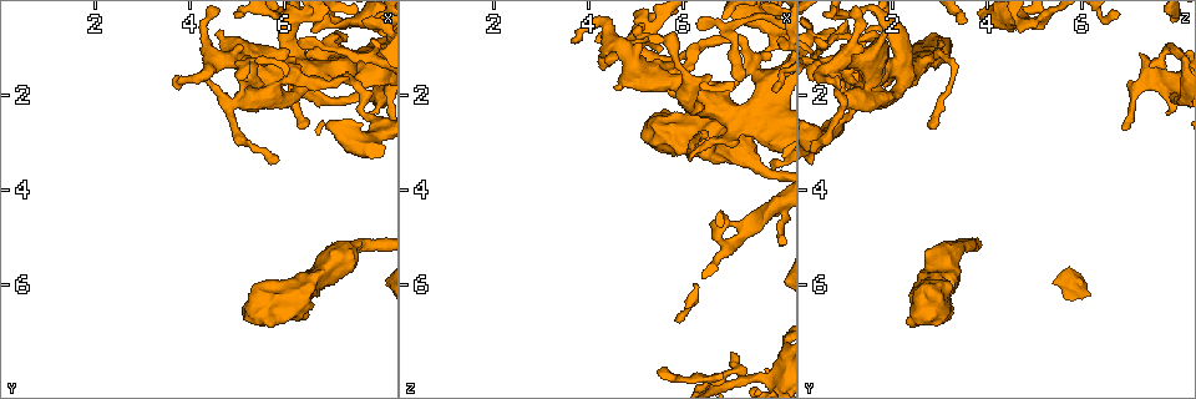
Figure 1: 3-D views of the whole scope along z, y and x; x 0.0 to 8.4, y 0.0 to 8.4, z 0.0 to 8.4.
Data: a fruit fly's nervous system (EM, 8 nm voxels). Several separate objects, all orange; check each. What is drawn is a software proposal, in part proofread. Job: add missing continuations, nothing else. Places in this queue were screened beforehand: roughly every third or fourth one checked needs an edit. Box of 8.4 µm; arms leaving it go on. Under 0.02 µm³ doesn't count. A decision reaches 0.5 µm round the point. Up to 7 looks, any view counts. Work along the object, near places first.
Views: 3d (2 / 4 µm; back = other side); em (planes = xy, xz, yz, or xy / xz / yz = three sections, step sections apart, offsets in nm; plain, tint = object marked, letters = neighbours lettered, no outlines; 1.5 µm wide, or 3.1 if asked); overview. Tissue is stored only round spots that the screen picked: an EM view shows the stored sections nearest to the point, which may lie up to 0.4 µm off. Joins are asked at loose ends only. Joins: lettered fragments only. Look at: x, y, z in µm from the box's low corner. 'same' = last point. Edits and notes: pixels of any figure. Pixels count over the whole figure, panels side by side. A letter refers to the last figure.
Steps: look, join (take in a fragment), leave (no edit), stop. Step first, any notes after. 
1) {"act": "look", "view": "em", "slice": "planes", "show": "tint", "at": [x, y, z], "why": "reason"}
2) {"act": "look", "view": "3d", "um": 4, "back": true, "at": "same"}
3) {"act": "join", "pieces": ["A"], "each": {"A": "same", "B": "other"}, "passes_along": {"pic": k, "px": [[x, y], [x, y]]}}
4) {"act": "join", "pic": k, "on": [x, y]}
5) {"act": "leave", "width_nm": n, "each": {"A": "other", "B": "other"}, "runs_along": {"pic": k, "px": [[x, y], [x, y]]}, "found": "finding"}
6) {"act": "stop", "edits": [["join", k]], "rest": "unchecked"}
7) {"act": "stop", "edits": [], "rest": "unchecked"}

{"act": "look", "view": "3d", "um": 4, "at": [3.65, 1.85, 0.85]}

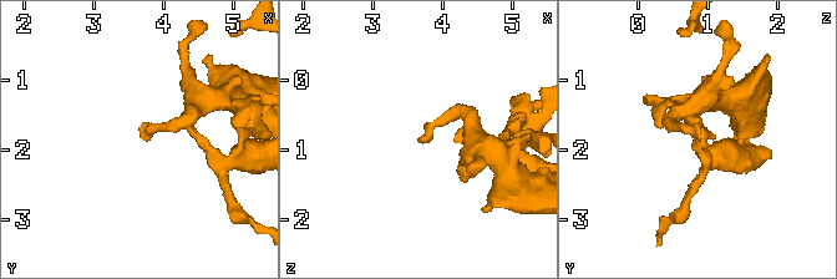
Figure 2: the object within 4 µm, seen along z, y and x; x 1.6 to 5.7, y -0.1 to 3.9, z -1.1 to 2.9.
{"act": "look", "view": "em", "slice": "planes", "show": "letters", "at": [3.65, 1.85, 0.85], "why": "shape alone is not enough"}

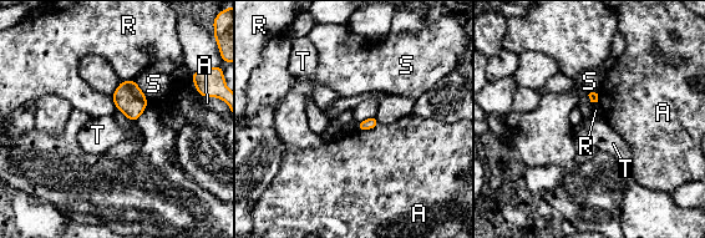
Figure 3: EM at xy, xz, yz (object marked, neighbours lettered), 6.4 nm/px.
{"act": "leave", "longest_contact_nm": ["S", 160], "each": {"A": "other", "R": "other", "S": "other", "T": "other"}, "found": "none of them fits"}

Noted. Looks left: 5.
{"act": "look", "view": "em", "slice": "planes", "show": "plain", "at": [4.65, 0.65, 1.80], "why": "stops while still wide"}

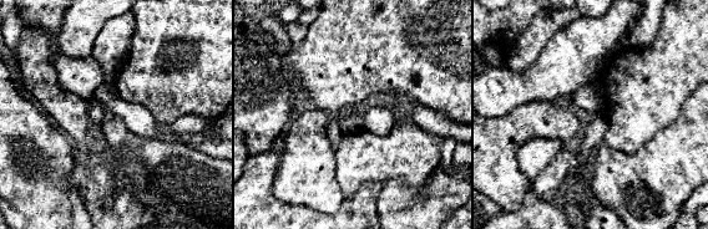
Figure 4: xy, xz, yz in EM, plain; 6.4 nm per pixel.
{"act": "look", "view": "em", "slice": "planes", "show": "letters", "at": "same", "why": "what lies round it"}

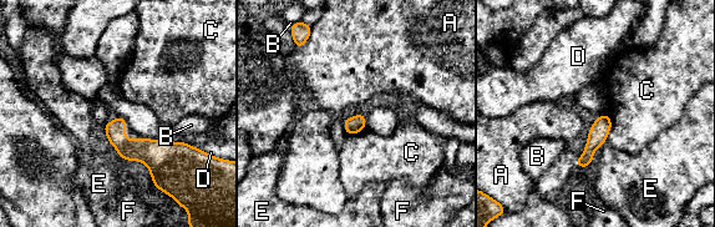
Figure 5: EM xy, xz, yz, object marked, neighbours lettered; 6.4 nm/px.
{"act": "leave", "each": {"A": "other", "B": "other", "C": "other", "D": "other", "E": "other", "F": "other"}, "runs_along": {"pic": 5, "px": [[604, 117], [588, 155], [581, 164]]}, "found": "no lettered fragment goes on from it"}

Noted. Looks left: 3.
{"act": "look", "view": "3d", "um": 2, "at": [6.55, 2.60, 2.85], "why": "free end"}

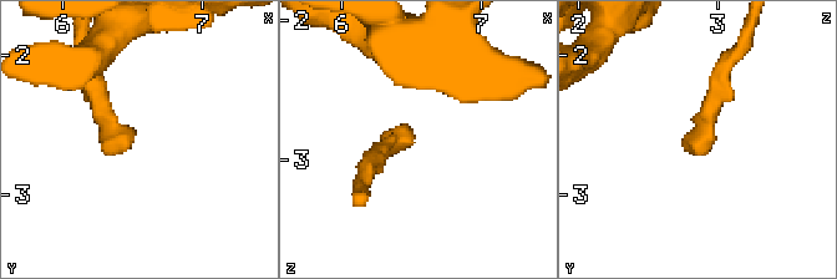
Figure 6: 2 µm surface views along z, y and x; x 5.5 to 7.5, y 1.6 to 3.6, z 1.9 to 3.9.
{"act": "look", "view": "em", "slice": "planes", "show": "letters", "at": [6.50, 2.64, 2.80]}

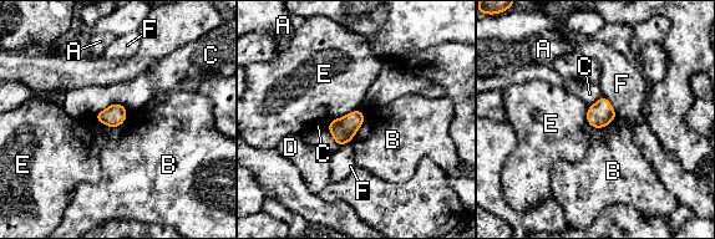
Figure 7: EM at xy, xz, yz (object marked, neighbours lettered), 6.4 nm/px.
{"act": "leave", "each": {"A": "other", "B": "other", "C": "other", "D": "other", "E": "other", "F": "other"}, "border": {"pic": 7, "px": [[363, 111], [363, 125], [349, 141]]}, "found": "none of them fits"}

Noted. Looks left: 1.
{"act": "stop", "edits": [], "rest": "unchecked"}

